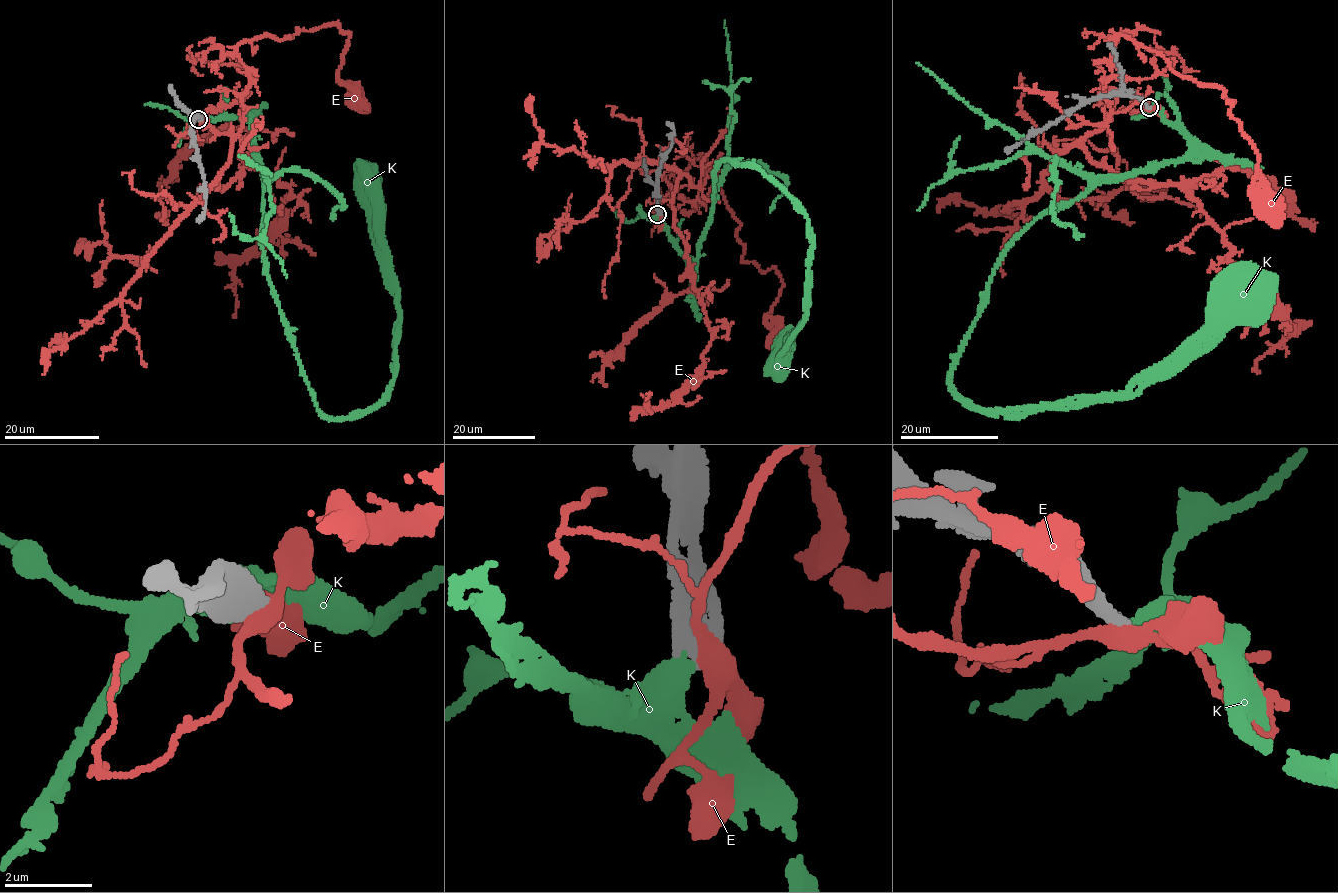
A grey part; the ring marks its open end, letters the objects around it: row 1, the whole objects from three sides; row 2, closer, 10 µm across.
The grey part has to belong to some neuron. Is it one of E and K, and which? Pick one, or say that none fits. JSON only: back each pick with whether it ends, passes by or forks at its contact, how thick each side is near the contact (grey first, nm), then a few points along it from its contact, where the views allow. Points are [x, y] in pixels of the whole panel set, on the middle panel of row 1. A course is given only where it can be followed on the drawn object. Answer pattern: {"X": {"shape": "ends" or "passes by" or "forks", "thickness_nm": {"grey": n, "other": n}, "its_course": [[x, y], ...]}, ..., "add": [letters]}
{"K": {"shape": "ends", "thickness_nm": {"grey": 440, "other": 480}, "its_course": [[658, 213], [693, 259], [711, 219], [711, 172], [729, 160], [773, 178], [805, 213], [807, 312], [771, 364]]}, "add": ["K"]}

